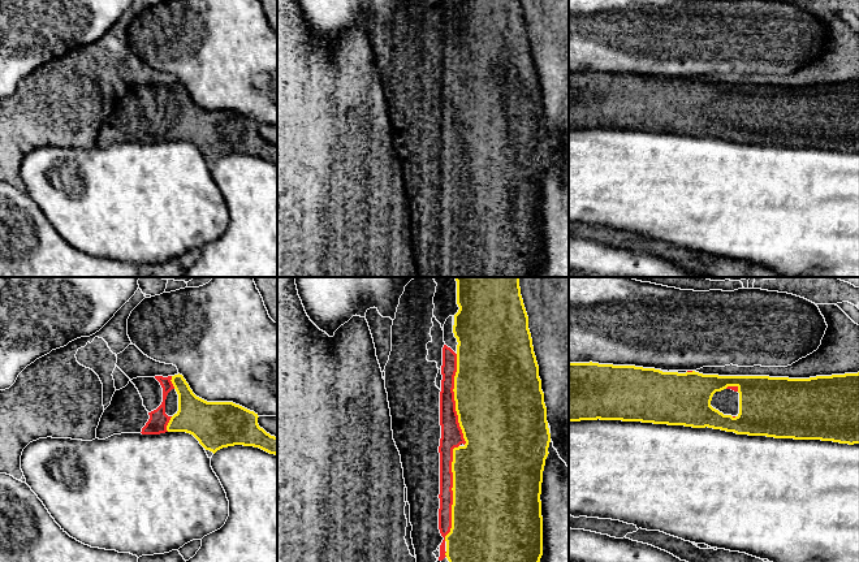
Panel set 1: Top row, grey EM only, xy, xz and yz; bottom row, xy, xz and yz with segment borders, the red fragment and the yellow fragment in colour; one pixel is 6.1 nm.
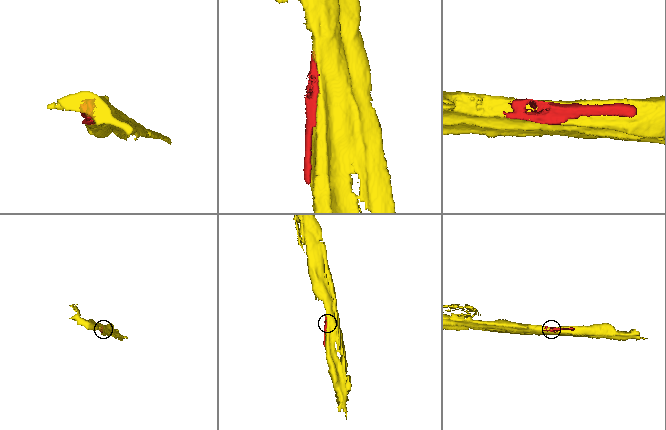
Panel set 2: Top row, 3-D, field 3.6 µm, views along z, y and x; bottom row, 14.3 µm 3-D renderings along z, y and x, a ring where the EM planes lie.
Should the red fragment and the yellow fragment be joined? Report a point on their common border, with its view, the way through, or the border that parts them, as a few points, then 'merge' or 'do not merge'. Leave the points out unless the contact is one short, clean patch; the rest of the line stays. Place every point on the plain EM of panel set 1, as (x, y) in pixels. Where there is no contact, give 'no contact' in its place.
contact xz (452, 200); merge

